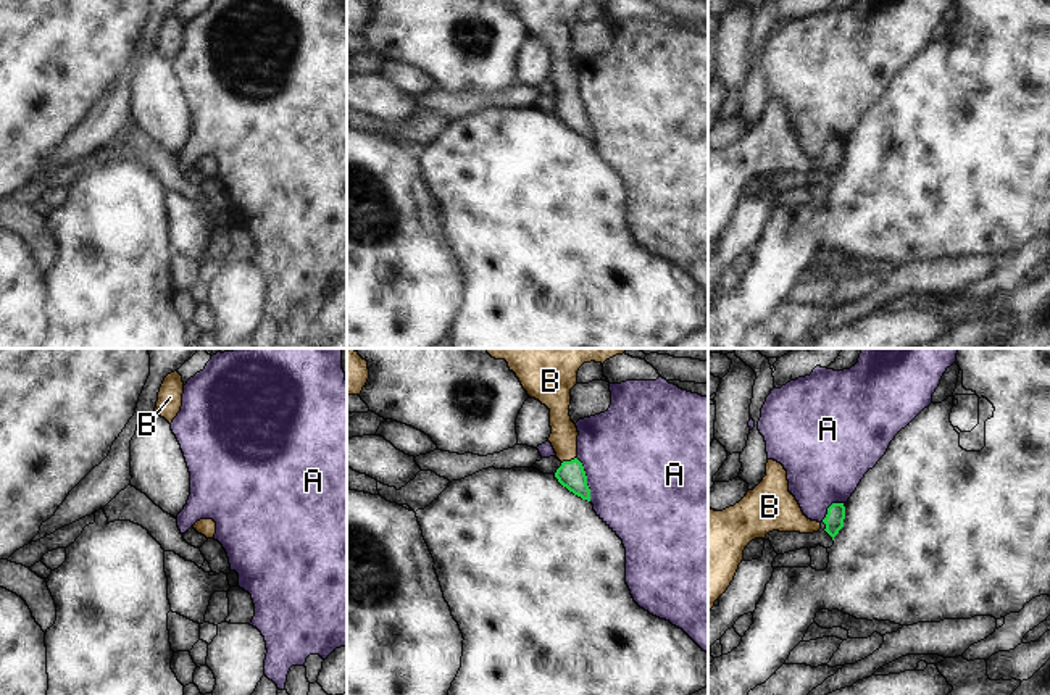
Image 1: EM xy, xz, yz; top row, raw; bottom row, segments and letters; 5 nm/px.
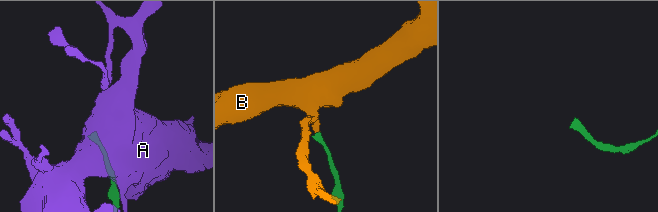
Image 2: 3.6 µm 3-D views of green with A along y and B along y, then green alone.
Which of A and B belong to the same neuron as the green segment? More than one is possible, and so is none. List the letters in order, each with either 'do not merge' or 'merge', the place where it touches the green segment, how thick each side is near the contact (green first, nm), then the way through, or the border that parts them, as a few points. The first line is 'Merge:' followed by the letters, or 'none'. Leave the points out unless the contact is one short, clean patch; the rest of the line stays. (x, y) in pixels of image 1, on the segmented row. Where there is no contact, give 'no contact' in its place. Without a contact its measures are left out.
Merge: B
A: do not merge; contact xz (586, 479); calibres 140 and 480 nm
B: merge; contact xz (568, 461); calibres 140 and 140 nm; way xz (571, 474), (568, 461), (563, 437)

